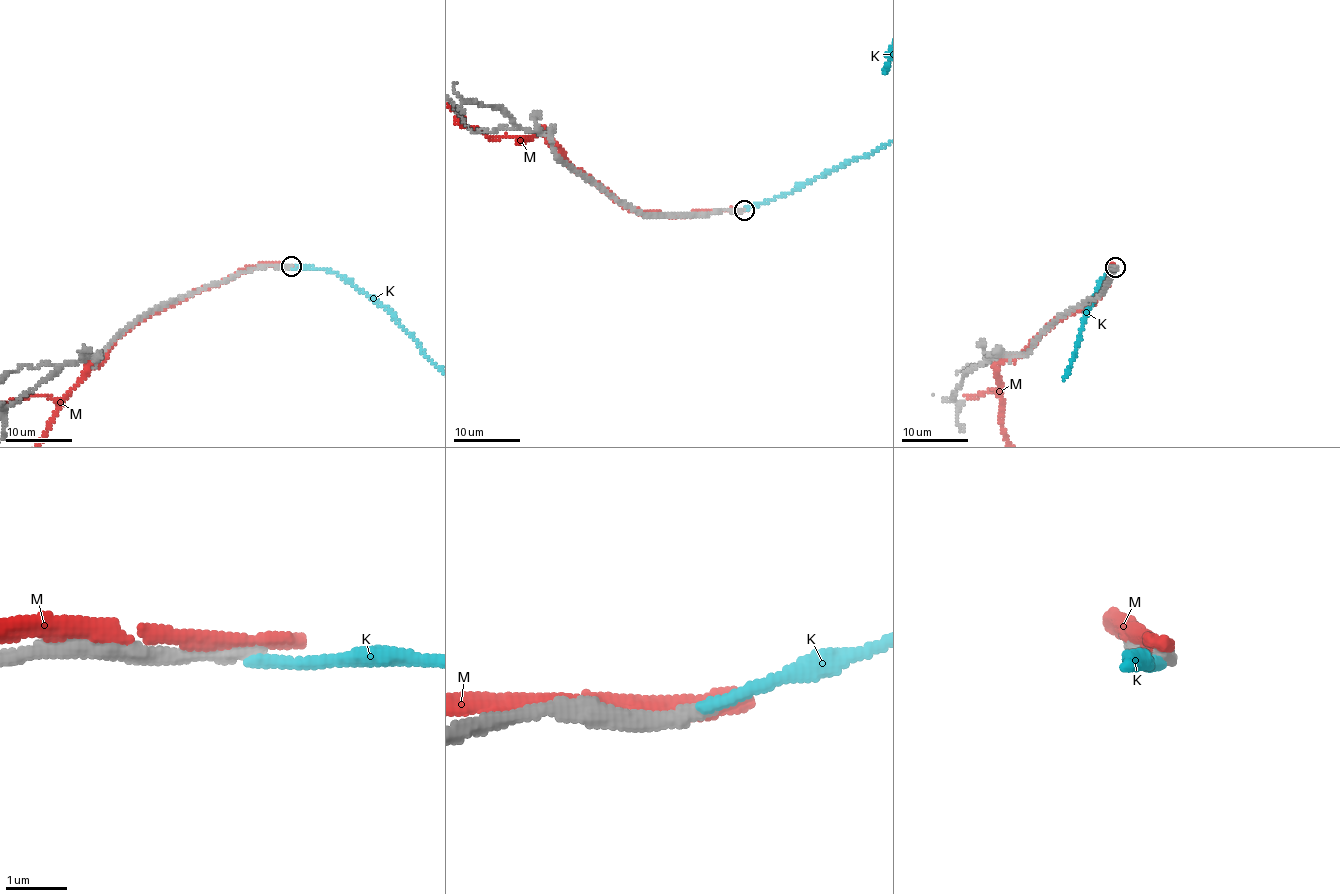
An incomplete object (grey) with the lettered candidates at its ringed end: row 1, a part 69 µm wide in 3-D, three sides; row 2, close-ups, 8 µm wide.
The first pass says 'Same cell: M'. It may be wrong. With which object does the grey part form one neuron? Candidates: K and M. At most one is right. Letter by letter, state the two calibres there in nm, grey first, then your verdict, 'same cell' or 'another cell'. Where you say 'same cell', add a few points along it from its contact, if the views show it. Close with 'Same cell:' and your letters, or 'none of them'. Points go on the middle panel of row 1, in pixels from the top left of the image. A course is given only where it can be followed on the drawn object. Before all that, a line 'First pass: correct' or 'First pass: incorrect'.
First pass: incorrect
K: 280 nm thick on the grey side, 180 nm on the other; another cell
M: 240 nm thick on the grey side, 200 nm on the other; another cell
Same cell: none of them

